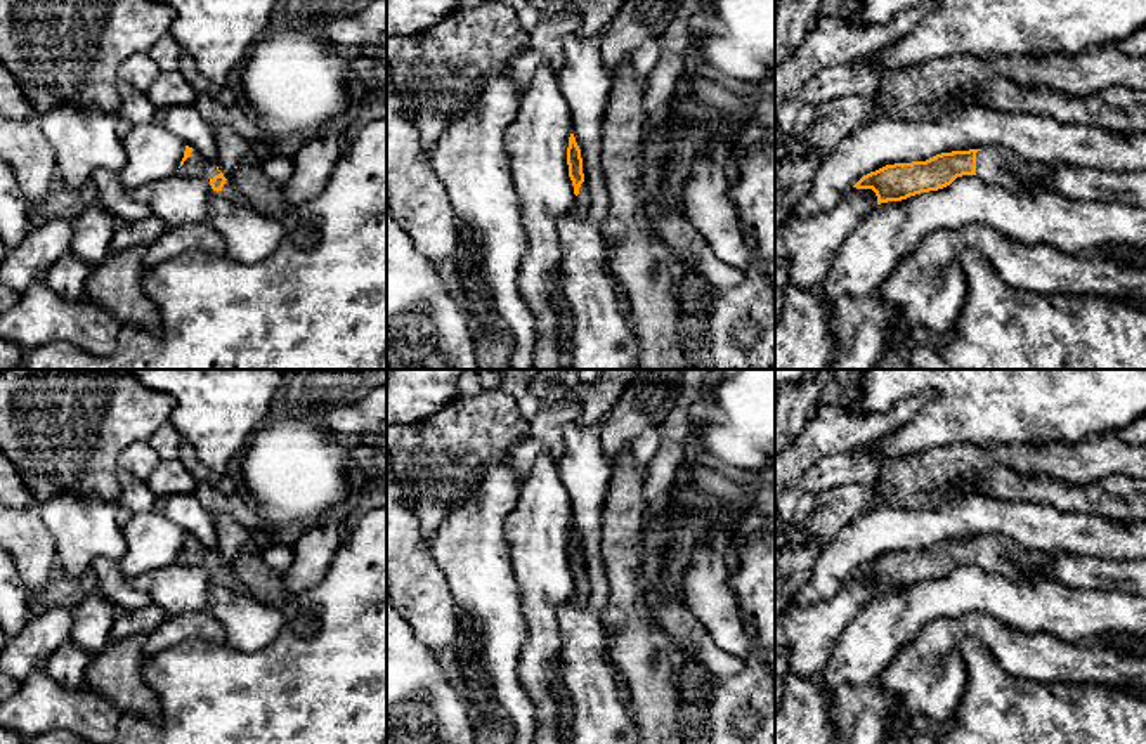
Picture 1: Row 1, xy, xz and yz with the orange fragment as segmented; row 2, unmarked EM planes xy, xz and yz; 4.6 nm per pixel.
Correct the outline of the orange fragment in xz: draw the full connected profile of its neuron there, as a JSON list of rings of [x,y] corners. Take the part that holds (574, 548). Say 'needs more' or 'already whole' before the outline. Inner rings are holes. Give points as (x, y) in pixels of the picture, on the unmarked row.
needs more; [[[570,522],[569,525],[567,553],[569,553],[569,565],[572,569],[574,583],[576,583],[576,602],[583,605],[588,602],[591,586],[584,572],[581,538],[576,531],[574,522]]]

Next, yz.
needs more; [[[985,536],[936,543],[926,550],[886,553],[863,564],[853,576],[872,578],[877,593],[938,579],[957,565],[976,564],[986,572],[1013,581],[1030,579],[1025,555],[1004,536]]]

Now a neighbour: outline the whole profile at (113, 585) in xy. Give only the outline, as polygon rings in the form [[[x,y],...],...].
[[[101,557],[92,562],[90,569],[97,579],[97,591],[111,600],[118,610],[135,610],[153,604],[151,597],[137,590],[132,579],[121,572],[118,562]]]

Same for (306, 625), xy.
[[[296,609],[288,617],[288,628],[298,633],[300,636],[314,636],[319,631],[319,619],[303,609]]]

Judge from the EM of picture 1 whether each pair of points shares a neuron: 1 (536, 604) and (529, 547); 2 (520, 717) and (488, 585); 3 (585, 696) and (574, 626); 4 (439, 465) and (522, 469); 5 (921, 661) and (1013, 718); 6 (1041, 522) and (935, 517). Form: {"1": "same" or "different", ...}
{"1": "same", "2": "same", "3": "same", "4": "different", "5": "different", "6": "same"}

